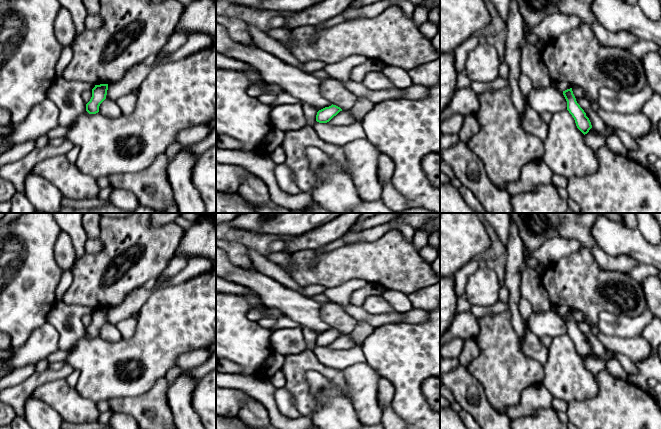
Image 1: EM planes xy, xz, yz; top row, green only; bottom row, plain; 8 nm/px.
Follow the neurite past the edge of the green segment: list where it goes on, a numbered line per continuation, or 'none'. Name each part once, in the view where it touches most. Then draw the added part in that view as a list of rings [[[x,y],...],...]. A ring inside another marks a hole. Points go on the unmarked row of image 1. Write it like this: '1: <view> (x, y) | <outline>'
none

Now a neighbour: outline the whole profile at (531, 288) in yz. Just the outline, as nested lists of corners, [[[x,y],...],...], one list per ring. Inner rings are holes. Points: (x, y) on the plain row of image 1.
[[[526,265],[521,271],[520,294],[531,303],[534,312],[541,313],[553,309],[537,271]]]

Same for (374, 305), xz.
[[[380,295],[369,296],[362,308],[372,316],[394,312],[392,306]]]

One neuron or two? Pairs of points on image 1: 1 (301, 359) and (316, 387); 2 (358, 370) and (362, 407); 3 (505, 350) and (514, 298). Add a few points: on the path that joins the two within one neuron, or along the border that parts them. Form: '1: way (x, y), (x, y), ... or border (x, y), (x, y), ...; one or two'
1: border (304, 373), (307, 371), (318, 371), (329, 381); two
2: way (362, 379), (362, 398); one
3: border (508, 308), (511, 314), (511, 326), (517, 336); two

